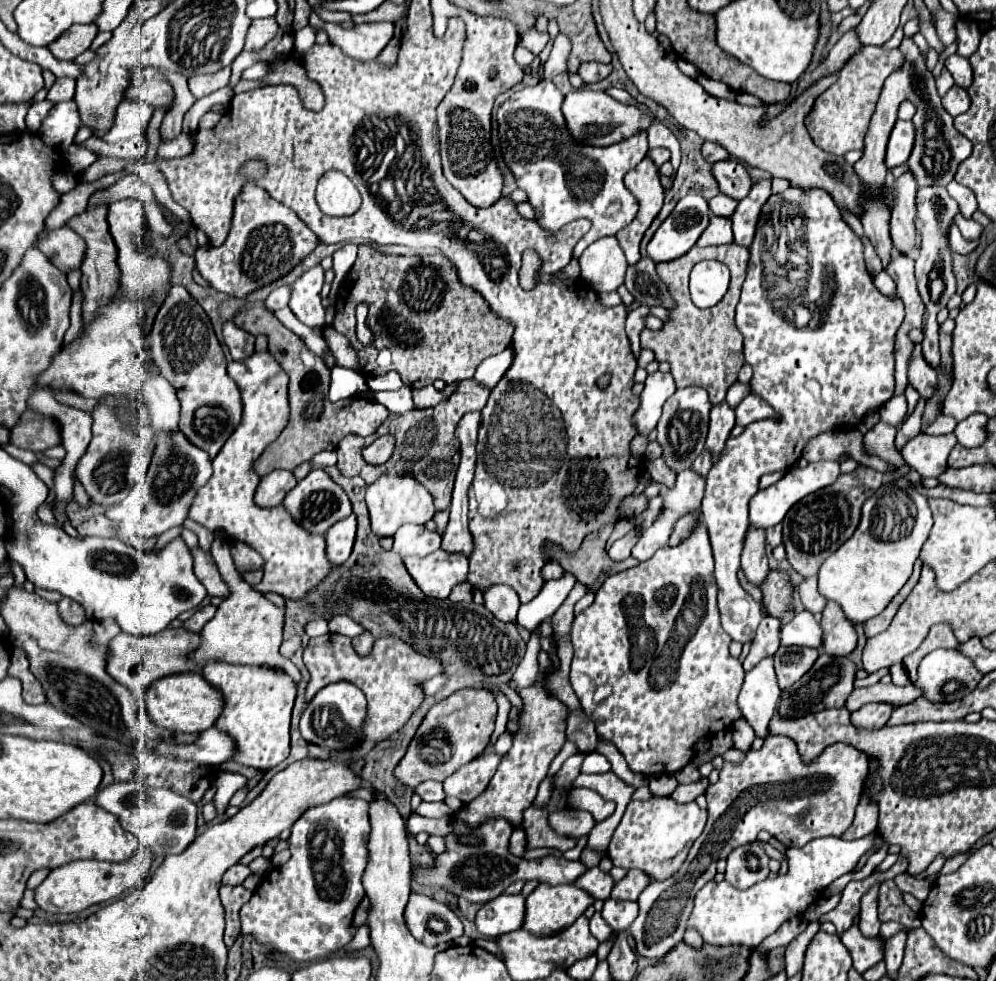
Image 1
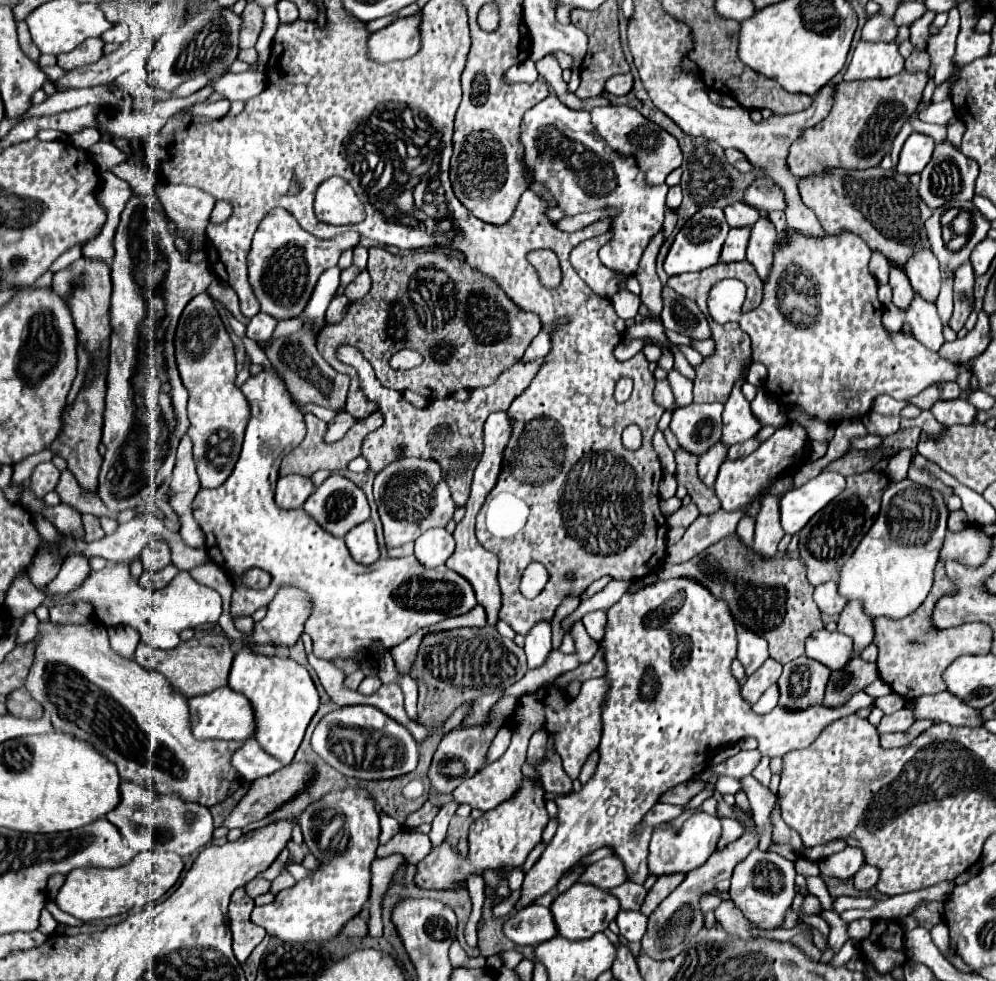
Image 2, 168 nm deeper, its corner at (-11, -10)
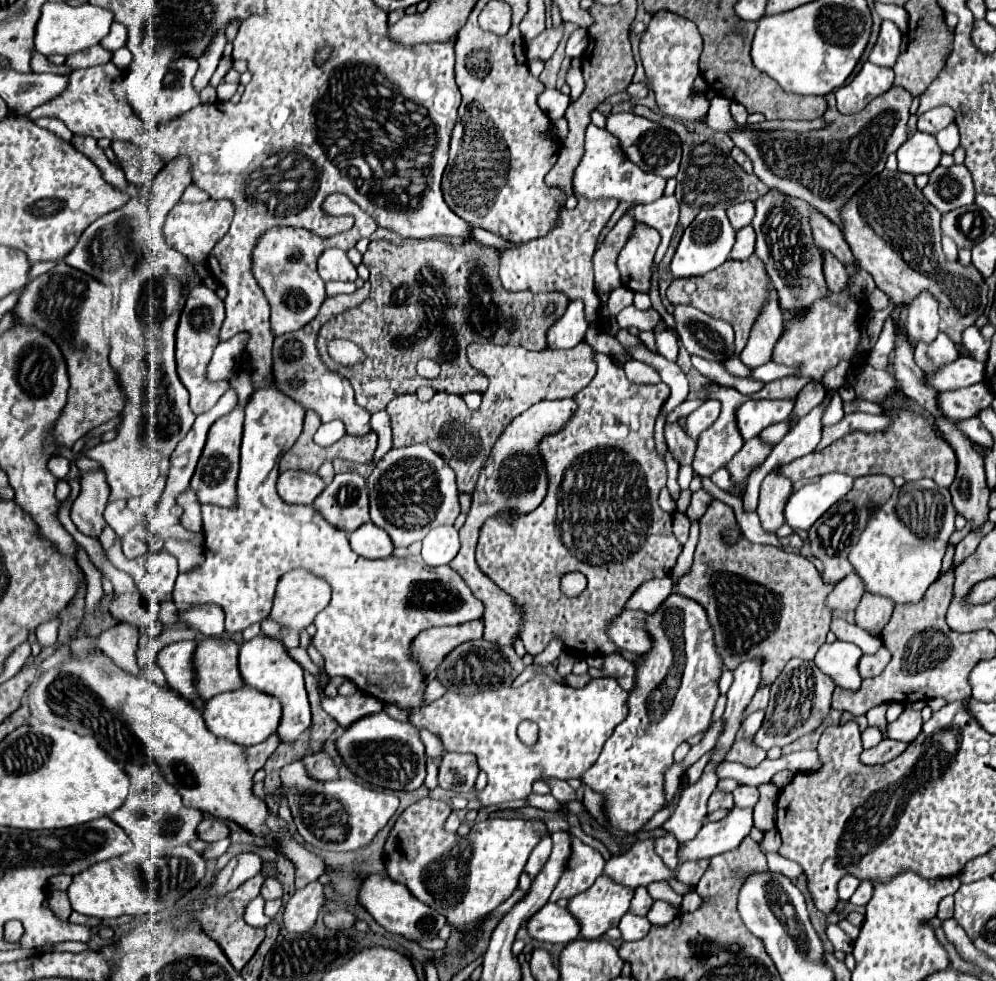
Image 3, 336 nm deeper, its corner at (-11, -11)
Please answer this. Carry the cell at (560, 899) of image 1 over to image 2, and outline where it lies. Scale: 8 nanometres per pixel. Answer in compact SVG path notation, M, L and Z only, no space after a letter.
M575 883L565 893L557 895L549 909L551 909L553 919L555 919L557 935L577 941L577 939L589 939L595 933L605 931L607 925L619 913L619 901L605 889L597 889L593 885L579 885L579 883Z

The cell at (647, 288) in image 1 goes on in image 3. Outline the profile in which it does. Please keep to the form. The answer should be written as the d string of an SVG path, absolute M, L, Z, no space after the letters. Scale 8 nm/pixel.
M677 306L675 322L679 340L691 356L697 354L705 360L723 362L737 354L731 324L711 318L693 306Z

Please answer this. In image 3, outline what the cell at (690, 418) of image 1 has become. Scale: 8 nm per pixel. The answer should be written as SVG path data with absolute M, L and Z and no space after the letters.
M705 400L703 406L699 406L693 414L689 414L687 424L685 424L685 432L691 438L697 440L699 434L703 430L707 430L719 418L719 412L721 412L721 402L717 402L717 400Z

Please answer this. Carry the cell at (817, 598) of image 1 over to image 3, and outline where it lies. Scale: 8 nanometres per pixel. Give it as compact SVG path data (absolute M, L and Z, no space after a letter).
M851 572L827 596L827 606L833 610L845 610L845 612L855 610L863 592L865 592L865 586L863 586L861 578L857 578L857 572Z

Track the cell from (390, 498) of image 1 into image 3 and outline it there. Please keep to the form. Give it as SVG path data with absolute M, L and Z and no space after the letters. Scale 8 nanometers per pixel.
M425 442L391 448L375 464L375 470L367 478L367 488L371 500L371 520L391 536L395 548L423 540L427 532L437 526L453 524L461 512L453 470Z

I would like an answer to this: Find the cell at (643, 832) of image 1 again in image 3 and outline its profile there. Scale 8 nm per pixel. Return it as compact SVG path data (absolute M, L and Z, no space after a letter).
M733 808L727 818L707 822L699 834L679 848L679 862L713 858L737 848L753 828L753 808Z

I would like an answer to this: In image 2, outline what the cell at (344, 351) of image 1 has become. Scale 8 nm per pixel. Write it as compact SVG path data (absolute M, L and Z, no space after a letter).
M343 345L343 347L339 347L337 357L339 357L339 361L357 369L359 387L361 387L363 395L369 401L377 403L377 411L381 411L383 419L385 419L381 429L377 429L377 431L369 433L369 437L365 437L363 447L361 447L361 457L367 459L369 471L379 473L385 465L389 465L391 459L399 457L397 447L403 445L405 447L403 455L433 459L441 465L441 475L445 477L445 483L451 489L451 497L455 501L455 507L463 507L467 503L471 477L473 477L473 471L479 463L481 451L483 451L483 423L485 423L485 419L495 411L507 411L509 405L513 403L513 399L517 395L521 395L523 389L531 383L539 365L543 363L543 359L537 359L533 363L517 361L511 369L503 371L493 385L473 389L467 401L455 401L455 399L447 397L447 399L431 401L425 409L417 409L417 407L409 405L399 391L381 387L371 363L363 357L363 353L359 349L355 349L351 345Z

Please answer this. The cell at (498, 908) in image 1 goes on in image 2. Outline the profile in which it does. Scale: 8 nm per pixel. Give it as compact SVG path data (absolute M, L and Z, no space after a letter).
M537 903L515 911L503 923L503 935L515 945L539 945L557 935L551 911Z

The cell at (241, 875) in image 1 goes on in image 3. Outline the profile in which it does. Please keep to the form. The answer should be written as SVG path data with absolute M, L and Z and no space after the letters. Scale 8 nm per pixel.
M267 878L263 888L261 888L261 896L265 900L275 900L275 898L281 898L283 896L283 886L277 878Z

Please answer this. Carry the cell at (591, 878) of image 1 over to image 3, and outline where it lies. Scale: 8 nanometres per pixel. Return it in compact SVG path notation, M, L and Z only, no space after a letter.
M641 886L635 890L635 896L631 900L631 912L637 916L647 916L647 912L651 910L651 904L653 904L653 898L647 894L647 888Z

